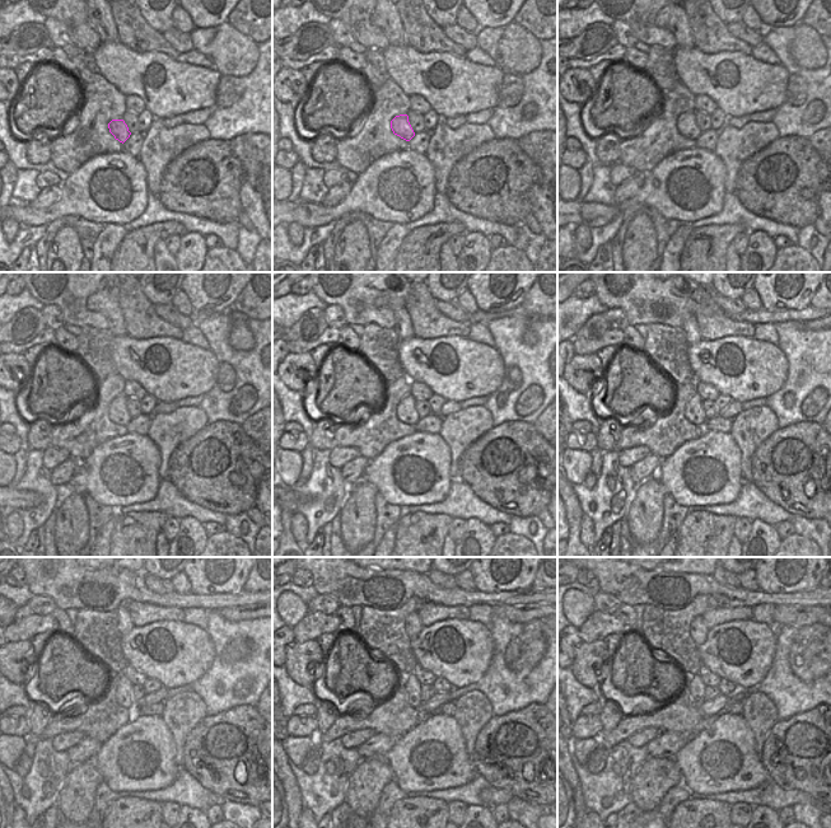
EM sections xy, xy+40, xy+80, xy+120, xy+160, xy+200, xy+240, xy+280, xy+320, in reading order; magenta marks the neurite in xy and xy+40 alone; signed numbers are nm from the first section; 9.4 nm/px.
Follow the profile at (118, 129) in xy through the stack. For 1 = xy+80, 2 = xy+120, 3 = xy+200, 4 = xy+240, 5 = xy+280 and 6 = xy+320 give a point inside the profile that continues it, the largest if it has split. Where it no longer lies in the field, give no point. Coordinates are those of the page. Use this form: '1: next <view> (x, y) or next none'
1: next xy+80 (686, 122)
2: next xy+120 (118, 414)
3: next xy+200 (694, 411)
4: next xy+240 (125, 691)
5: next xy+280 (412, 686)
6: next xy+320 (694, 683)

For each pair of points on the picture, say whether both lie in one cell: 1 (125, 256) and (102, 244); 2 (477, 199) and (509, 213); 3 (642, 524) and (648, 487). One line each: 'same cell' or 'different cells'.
1: different cells
2: same cell
3: same cell

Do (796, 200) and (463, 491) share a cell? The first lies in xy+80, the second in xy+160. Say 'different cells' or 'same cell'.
different cells

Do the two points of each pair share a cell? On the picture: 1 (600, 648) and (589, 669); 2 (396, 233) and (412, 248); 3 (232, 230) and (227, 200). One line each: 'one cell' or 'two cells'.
1: one cell
2: two cells
3: two cells

